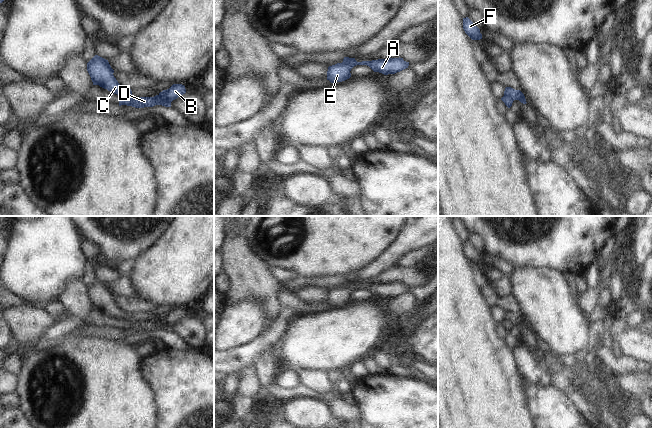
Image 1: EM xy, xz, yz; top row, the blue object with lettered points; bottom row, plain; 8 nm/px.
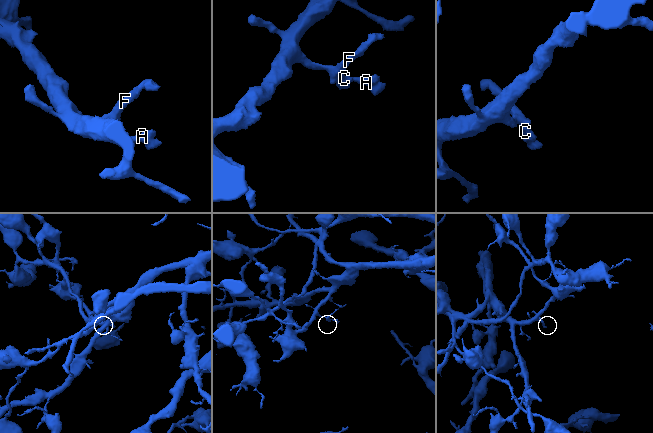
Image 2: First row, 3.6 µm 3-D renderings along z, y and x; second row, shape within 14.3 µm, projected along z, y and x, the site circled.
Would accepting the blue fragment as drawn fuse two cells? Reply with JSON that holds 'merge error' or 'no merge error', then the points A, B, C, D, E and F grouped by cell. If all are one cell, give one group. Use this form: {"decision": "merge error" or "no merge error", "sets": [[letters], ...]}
{"decision": "merge error", "sets": [["A", "B", "D"], ["C", "E", "F"]]}

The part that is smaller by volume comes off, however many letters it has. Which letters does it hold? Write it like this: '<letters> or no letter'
A, B, D

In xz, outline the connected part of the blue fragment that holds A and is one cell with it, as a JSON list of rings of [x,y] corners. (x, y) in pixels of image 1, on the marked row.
[[[387,58],[387,59],[378,59],[372,61],[362,61],[357,62],[356,65],[367,65],[374,72],[379,72],[384,75],[395,74],[400,72],[409,66],[409,62],[403,60],[403,58]]]

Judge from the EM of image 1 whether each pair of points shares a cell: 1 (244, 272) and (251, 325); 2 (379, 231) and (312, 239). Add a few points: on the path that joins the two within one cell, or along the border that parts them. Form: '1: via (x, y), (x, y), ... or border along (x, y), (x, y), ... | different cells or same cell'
1: border along (225, 304), (254, 298), (263, 304), (265, 314) | different cells
2: via (362, 231), (329, 231) | same cell

